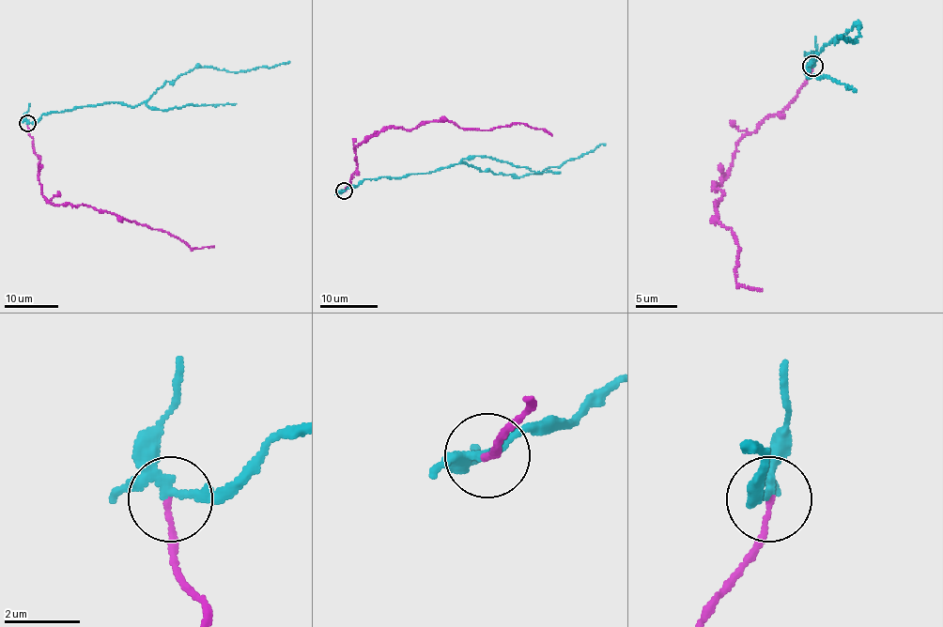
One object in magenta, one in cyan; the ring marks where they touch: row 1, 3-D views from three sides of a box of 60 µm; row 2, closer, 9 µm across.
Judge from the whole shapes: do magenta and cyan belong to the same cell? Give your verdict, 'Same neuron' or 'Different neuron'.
Different neuron

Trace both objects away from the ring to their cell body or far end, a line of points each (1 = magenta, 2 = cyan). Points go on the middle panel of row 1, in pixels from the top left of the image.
1: (343, 191), (358, 166), (355, 146), (388, 128), (410, 129), (445, 120), (484, 130), (523, 123), (552, 136)
2: (343, 191), (364, 179), (431, 173), (466, 162), (497, 174), (541, 174), (605, 145)

